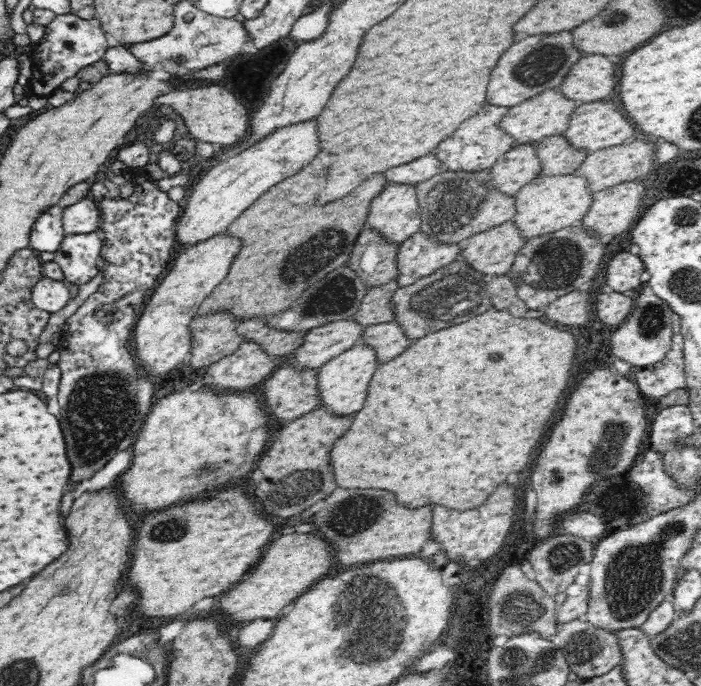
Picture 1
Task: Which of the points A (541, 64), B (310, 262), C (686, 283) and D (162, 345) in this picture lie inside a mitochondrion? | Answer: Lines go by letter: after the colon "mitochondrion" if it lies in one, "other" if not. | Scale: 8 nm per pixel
A: mitochondrion
B: mitochondrion
C: mitochondrion
D: other

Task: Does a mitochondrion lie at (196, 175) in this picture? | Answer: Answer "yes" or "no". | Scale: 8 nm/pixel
no

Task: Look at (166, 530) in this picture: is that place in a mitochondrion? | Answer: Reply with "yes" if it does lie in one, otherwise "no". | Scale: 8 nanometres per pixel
yes

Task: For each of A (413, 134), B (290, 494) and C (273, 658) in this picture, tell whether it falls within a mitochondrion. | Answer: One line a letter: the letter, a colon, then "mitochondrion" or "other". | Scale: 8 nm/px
A: other
B: mitochondrion
C: other

